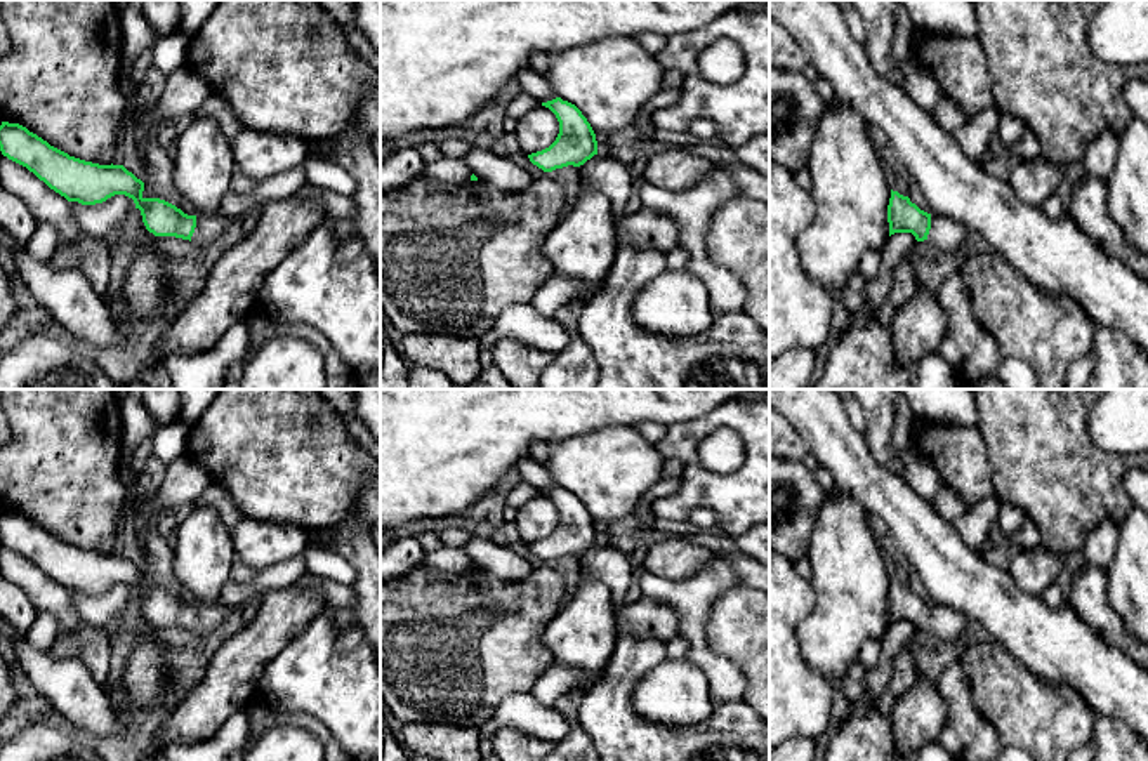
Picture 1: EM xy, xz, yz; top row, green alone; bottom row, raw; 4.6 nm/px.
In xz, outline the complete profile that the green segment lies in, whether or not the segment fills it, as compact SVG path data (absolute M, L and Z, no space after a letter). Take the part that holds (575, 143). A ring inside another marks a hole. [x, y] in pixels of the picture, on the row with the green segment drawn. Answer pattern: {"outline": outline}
{"outline": "M556 97L542 106L556 115L559 134L549 148L528 155L530 162L544 172L568 165L578 167L582 181L610 198L618 224L625 215L630 193L636 189L629 169L610 156L597 155L596 134L575 104Z"}

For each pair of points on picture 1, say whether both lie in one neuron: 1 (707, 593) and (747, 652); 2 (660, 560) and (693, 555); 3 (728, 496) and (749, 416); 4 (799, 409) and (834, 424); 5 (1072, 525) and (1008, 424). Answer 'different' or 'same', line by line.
1: different
2: same
3: same
4: same
5: same

